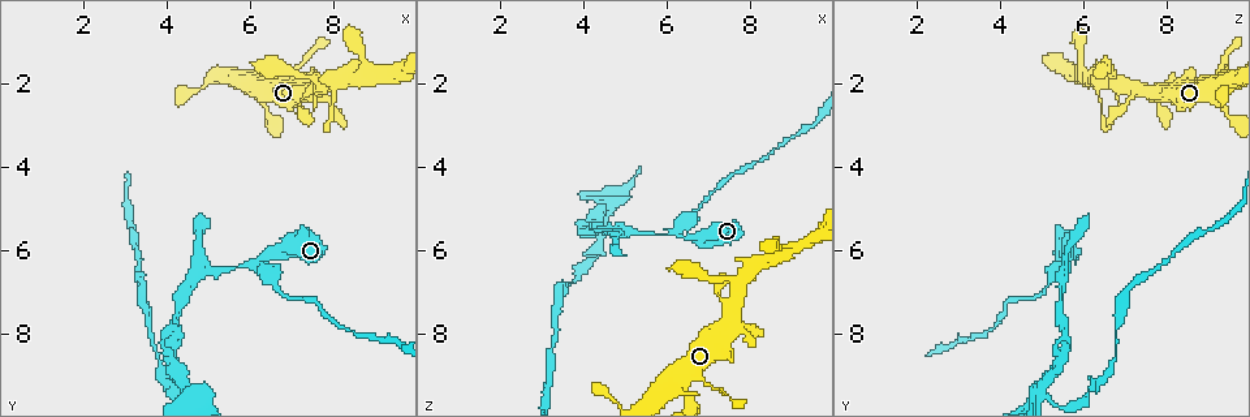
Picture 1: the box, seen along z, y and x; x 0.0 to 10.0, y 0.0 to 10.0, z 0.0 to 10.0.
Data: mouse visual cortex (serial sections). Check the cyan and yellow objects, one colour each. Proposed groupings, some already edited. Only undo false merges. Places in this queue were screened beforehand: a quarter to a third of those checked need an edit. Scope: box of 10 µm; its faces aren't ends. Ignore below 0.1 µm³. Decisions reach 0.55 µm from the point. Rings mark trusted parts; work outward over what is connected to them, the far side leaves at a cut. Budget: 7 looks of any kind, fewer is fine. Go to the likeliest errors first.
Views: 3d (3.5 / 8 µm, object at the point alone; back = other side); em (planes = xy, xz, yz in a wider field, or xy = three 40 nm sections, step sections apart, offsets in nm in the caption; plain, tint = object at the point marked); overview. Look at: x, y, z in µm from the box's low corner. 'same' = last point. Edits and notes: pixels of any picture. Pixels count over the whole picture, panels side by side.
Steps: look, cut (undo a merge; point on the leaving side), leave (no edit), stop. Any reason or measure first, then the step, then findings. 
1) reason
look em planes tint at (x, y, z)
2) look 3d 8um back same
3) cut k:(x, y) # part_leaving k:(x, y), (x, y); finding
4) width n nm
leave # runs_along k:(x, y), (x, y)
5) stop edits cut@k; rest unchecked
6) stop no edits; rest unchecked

abrupt turn
look 3d 3.5um at (6.20, 6.25, 5.60)

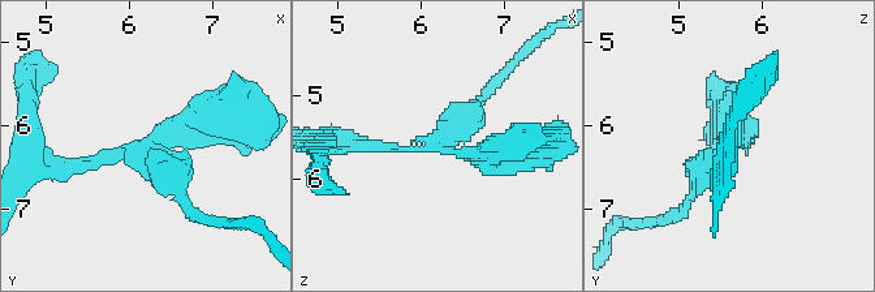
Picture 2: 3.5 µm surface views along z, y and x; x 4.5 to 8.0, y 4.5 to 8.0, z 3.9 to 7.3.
look em planes tint at (6.25, 6.20, 5.60)

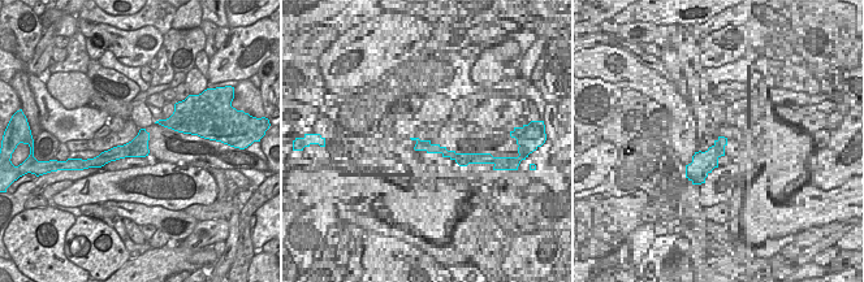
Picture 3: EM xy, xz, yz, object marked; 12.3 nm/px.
arm_widths 100, 250, 300 nm
cut 2:(162, 170) # part_leaving 2:(151, 150), (179, 198), (215, 223); two cells meet here

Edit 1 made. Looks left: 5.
four-way junction
look 3d 3.5um back at (4.50, 9.35, 5.05)

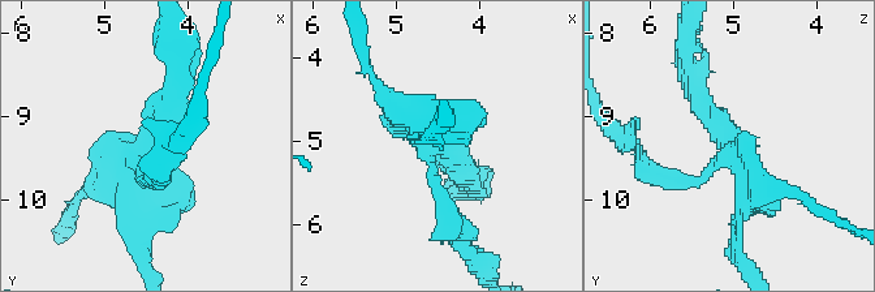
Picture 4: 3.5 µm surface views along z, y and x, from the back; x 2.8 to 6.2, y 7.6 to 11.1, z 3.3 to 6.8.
look em xy step 5 tint at (4.55, 9.35, 5.00)

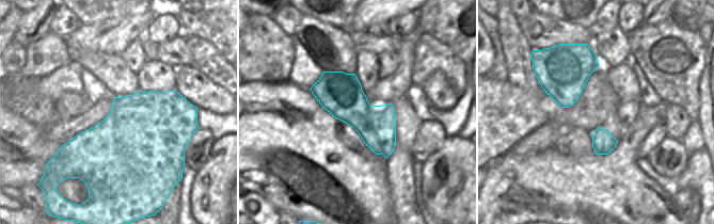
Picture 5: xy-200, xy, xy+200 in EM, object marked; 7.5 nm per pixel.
cut it another way
look em xy step 1 tint same

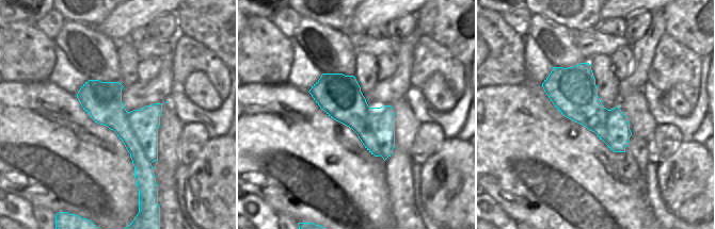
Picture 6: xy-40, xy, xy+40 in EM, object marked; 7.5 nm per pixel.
cut 4:(468, 136) # part_leaving 4:(426, 150), (434, 187), (462, 243); two cells meet here

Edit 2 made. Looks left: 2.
stop edits cut@2, cut@4; rest unchecked

